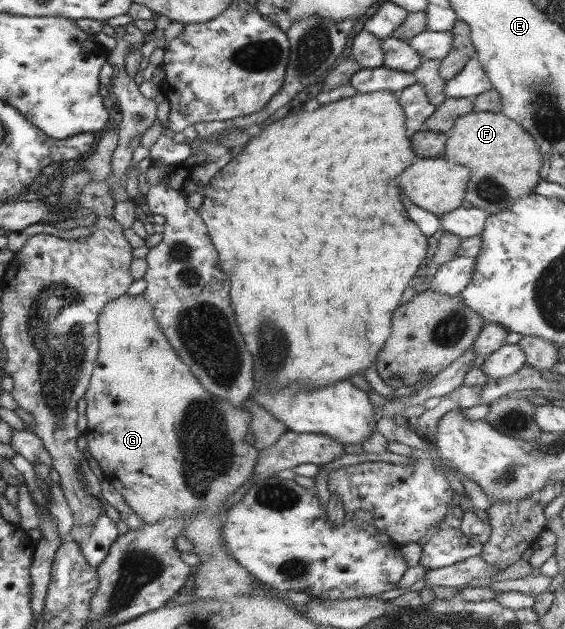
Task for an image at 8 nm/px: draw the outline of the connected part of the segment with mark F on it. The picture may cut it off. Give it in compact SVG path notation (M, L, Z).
M473 111L467 115L458 117L453 127L446 133L446 144L443 157L450 162L461 164L471 170L465 195L466 204L483 209L489 215L495 215L499 211L509 209L520 197L532 194L535 186L541 181L540 169L546 158L541 153L537 142L527 130L516 121L501 113L490 111Z

